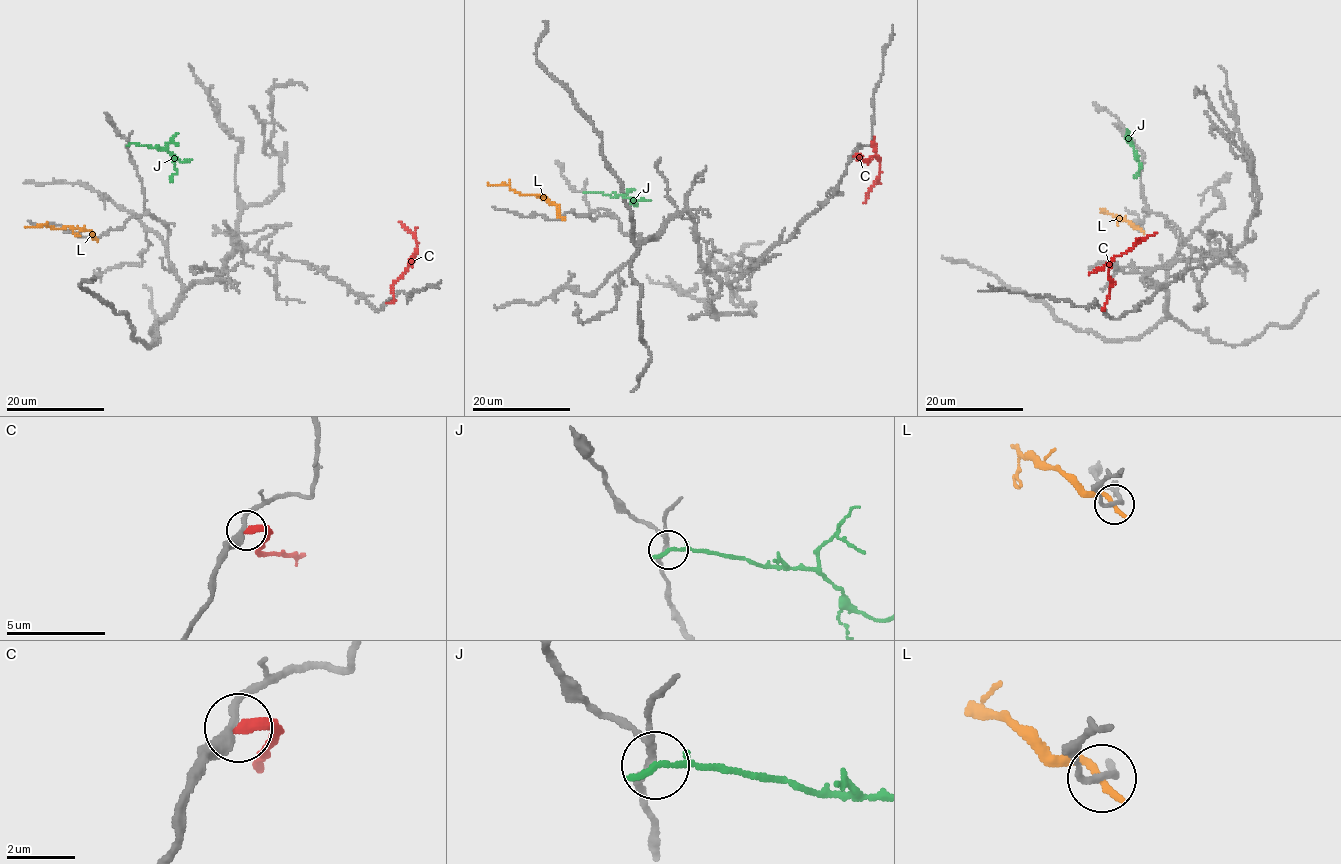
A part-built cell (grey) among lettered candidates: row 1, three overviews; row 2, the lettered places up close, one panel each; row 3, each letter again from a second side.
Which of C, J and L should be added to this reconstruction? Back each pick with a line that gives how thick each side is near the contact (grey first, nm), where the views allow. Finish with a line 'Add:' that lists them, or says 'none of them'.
C: Thickness 320 nm (grey) against 360 nm
Add: C

